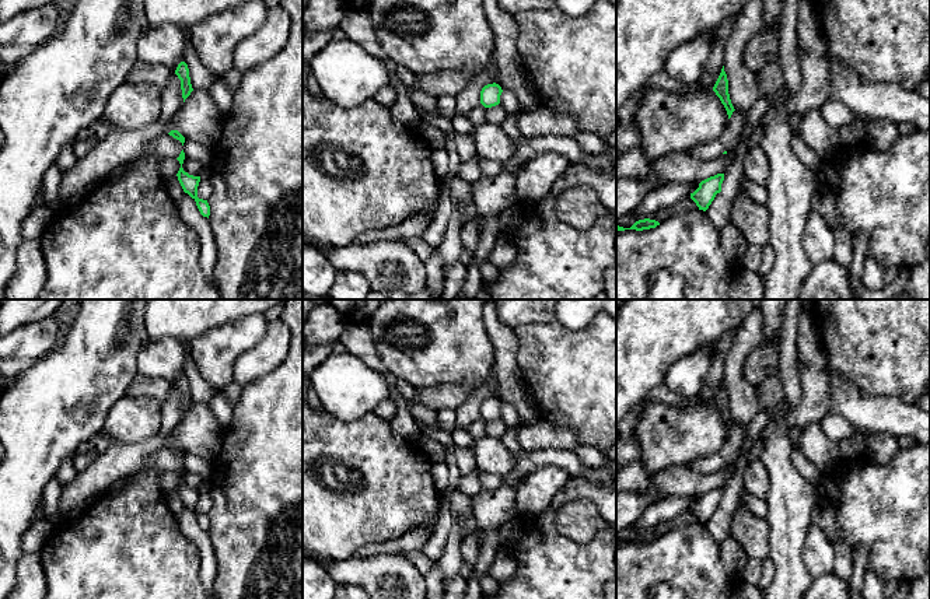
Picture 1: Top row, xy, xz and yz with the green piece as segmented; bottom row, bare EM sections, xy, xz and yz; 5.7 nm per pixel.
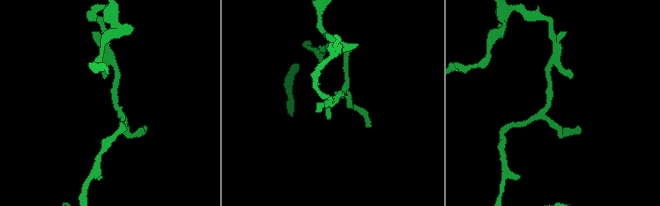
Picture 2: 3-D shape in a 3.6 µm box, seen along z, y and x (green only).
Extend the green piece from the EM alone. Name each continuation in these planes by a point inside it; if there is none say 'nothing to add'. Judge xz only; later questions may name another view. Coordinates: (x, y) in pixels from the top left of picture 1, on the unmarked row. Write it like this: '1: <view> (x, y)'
nothing to add

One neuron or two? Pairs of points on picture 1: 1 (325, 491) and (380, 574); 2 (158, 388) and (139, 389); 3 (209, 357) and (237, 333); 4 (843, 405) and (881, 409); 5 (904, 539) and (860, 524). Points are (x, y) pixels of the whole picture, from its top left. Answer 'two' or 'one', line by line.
1: two
2: one
3: one
4: one
5: one

